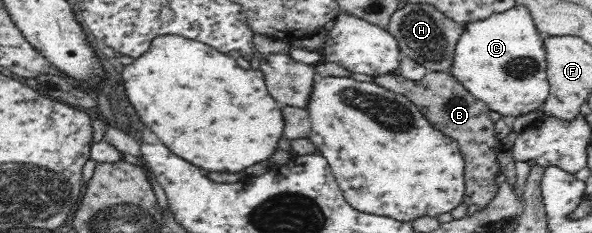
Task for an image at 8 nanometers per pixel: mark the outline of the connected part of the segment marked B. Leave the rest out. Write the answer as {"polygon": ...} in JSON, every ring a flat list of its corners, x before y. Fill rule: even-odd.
{"polygon":[[428,72,419,81,411,81,403,76,379,75,376,84,404,95,412,101,426,120,445,137,451,138,457,145,464,161,464,194,462,204,476,205,481,210,491,205,500,189,495,179,501,172,499,152,507,150,495,131,496,123,489,116,490,109,481,100,467,91,467,88,450,72]]}

